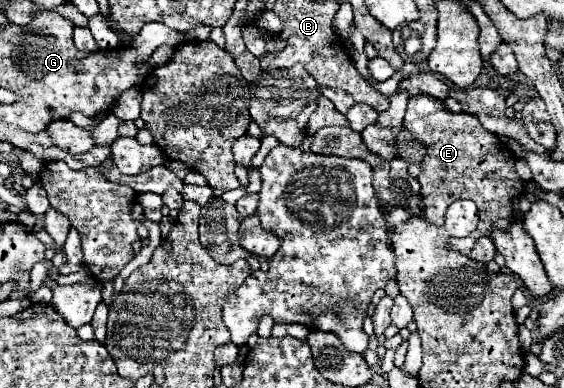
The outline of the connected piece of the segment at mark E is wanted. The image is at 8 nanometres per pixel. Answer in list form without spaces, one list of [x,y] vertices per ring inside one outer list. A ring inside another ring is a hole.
[[[418,94],[408,100],[404,128],[408,128],[428,148],[422,160],[422,172],[418,176],[418,182],[422,186],[422,198],[426,204],[426,220],[430,220],[436,226],[444,226],[446,208],[460,198],[474,200],[480,210],[480,222],[476,232],[472,232],[466,238],[450,240],[454,250],[458,250],[460,254],[468,254],[480,236],[488,236],[492,226],[506,230],[512,224],[512,200],[524,192],[524,182],[514,170],[516,158],[512,156],[512,152],[504,146],[504,142],[498,136],[488,132],[476,116],[470,116],[466,112],[452,113],[444,109],[442,100]]]

